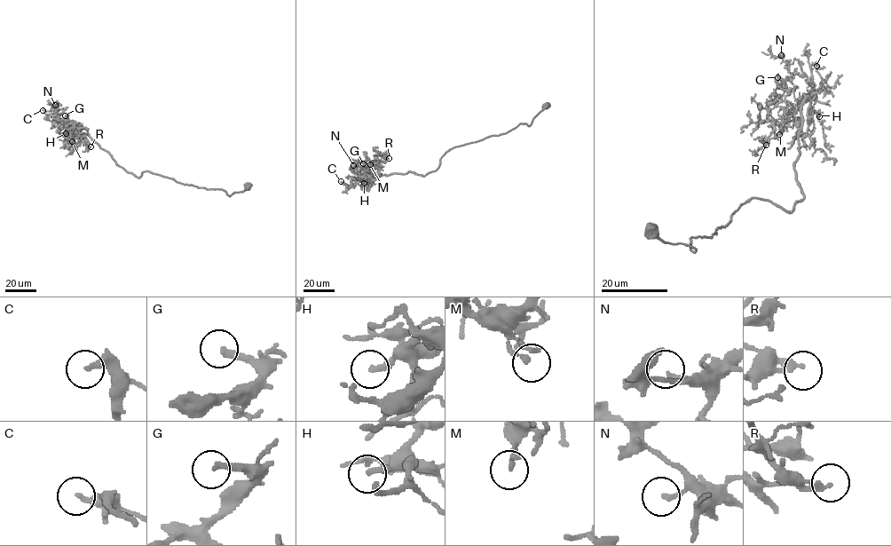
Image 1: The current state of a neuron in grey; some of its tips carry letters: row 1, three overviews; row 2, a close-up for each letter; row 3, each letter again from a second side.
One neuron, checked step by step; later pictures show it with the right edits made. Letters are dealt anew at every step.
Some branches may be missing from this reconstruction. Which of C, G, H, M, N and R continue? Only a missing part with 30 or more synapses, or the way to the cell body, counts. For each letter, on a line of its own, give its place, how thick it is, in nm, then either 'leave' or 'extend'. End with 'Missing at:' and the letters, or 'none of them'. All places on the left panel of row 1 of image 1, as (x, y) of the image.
C: place (43, 110); calibre 220 nm; leave
G: place (65, 115); calibre 240 nm; extend
H: place (66, 133); calibre 240 nm; extend
M: place (72, 141); calibre 190 nm; leave
N: place (55, 105); calibre 170 nm; leave
R: place (90, 146); calibre 240 nm; leave
Missing at: G, H

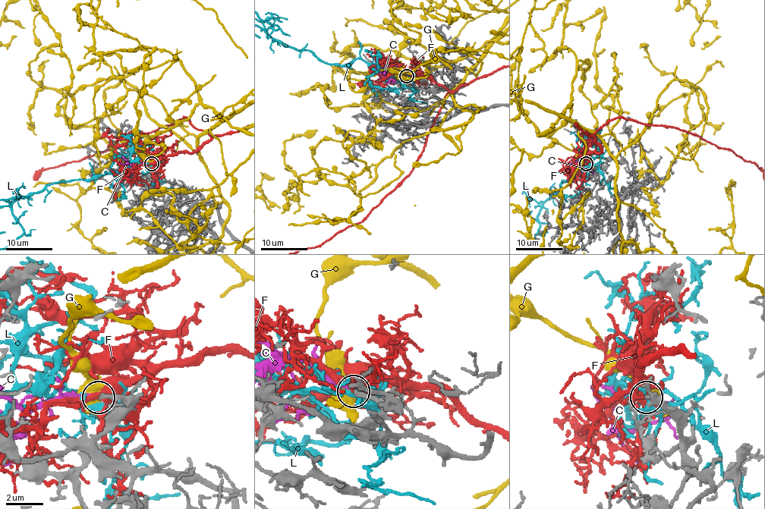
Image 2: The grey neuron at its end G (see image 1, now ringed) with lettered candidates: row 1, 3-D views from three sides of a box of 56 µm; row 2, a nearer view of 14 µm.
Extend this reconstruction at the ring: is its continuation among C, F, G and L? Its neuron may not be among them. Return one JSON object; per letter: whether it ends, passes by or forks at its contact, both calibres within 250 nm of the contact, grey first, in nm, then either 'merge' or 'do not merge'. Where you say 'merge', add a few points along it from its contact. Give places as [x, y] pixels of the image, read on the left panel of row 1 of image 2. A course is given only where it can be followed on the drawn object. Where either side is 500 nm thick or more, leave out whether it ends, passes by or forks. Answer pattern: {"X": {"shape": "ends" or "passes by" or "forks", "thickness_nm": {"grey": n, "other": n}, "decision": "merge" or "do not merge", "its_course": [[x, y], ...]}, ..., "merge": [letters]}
{"C": {"shape": "ends", "thickness_nm": {"grey": 240, "other": 240}, "decision": "do not merge"}, "F": {"shape": "forks", "thickness_nm": {"grey": 240, "other": 480}, "decision": "do not merge"}, "G": {"thickness_nm": {"grey": 280, "other": 550}, "decision": "do not merge"}, "L": {"shape": "forks", "thickness_nm": {"grey": 240, "other": 340}, "decision": "do not merge"}, "merge": []}

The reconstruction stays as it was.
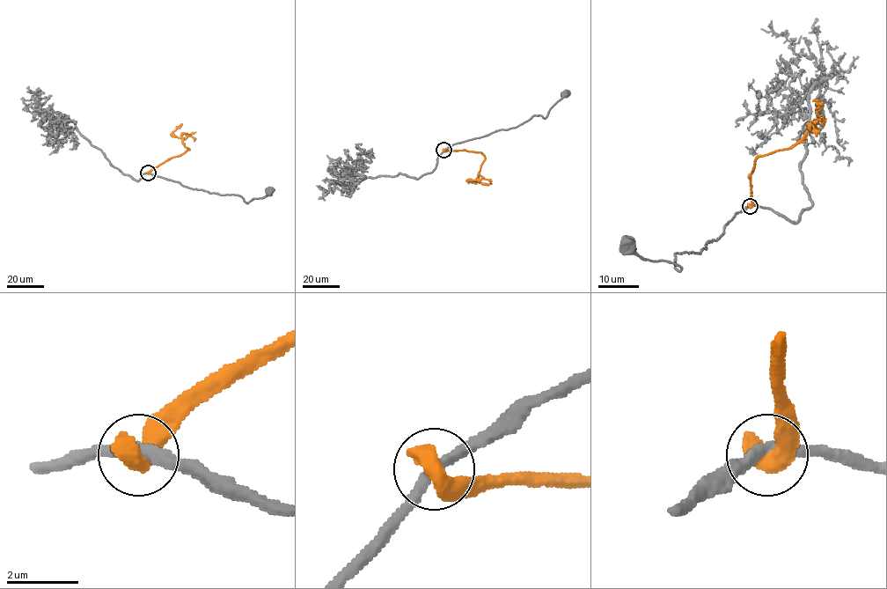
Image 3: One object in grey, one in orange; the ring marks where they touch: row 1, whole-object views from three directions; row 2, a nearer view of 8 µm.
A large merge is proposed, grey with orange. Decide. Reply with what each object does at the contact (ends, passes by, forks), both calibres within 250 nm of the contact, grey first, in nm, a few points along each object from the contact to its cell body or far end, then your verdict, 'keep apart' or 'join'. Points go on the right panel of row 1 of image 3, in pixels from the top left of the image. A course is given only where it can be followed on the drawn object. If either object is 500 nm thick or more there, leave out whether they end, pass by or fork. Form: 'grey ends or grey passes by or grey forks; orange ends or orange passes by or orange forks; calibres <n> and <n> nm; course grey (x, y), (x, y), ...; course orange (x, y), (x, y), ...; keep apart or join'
calibres 320 and 700 nm; course grey (750, 206), (700, 253), (678, 253), (678, 270), (675, 263), (643, 260), (626, 246); course orange (750, 206), (753, 162), (764, 155), (792, 148), (814, 129), (819, 105), (813, 100); keep apart

